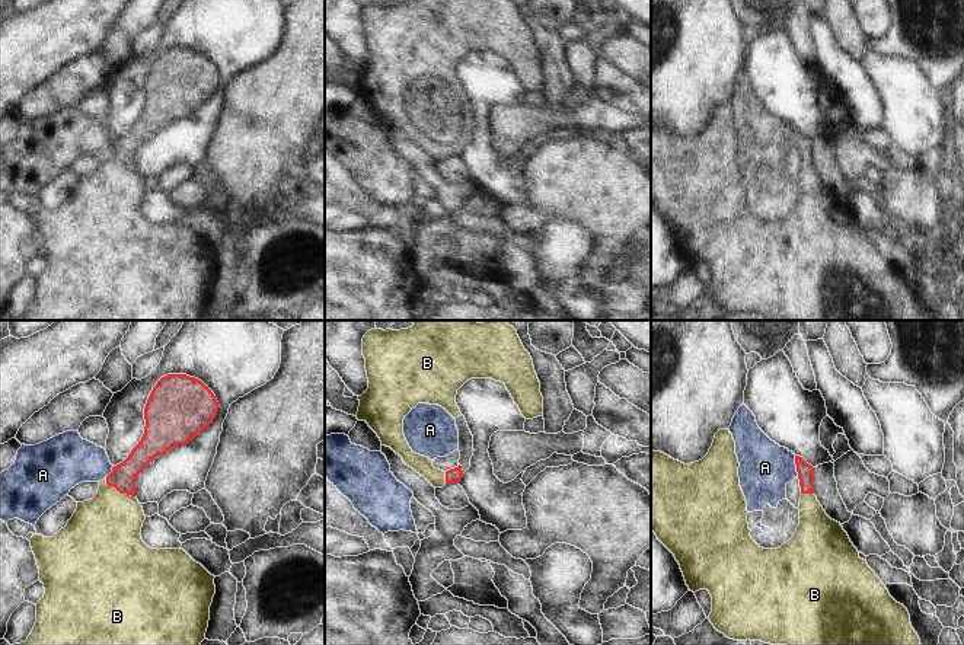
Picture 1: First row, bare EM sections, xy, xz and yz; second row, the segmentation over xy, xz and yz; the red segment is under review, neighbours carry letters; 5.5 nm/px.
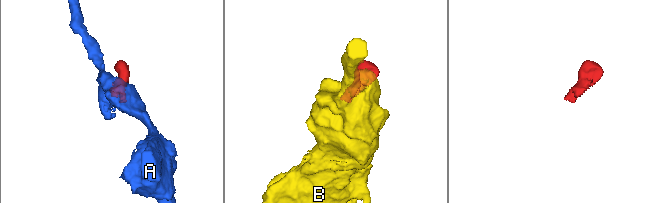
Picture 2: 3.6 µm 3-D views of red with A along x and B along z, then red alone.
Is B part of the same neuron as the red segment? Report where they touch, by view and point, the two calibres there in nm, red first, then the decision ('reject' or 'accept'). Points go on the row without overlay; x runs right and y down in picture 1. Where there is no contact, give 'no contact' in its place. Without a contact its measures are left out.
xy (118, 165) | 140/400 nm | accept

